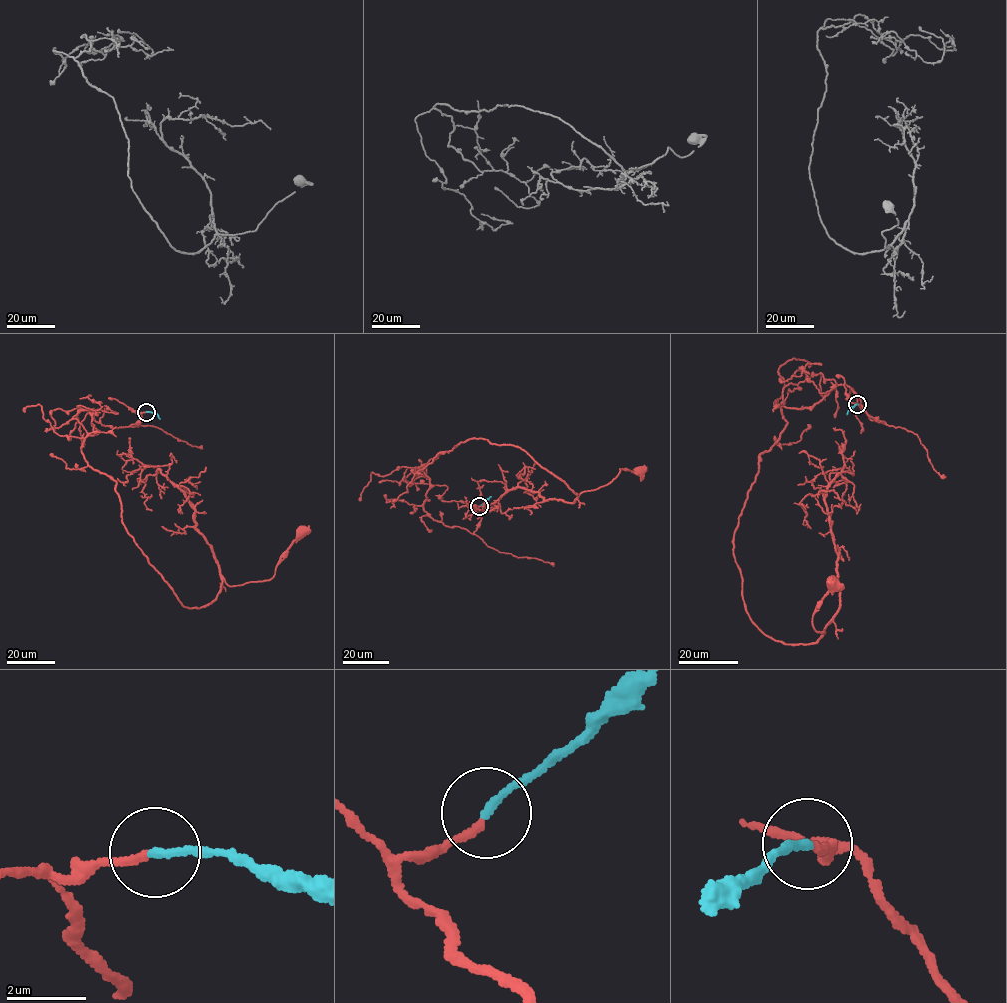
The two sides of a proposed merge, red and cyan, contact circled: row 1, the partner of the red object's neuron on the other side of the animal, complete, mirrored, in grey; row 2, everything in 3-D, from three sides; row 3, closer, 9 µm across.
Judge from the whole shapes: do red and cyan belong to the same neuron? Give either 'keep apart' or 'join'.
join

